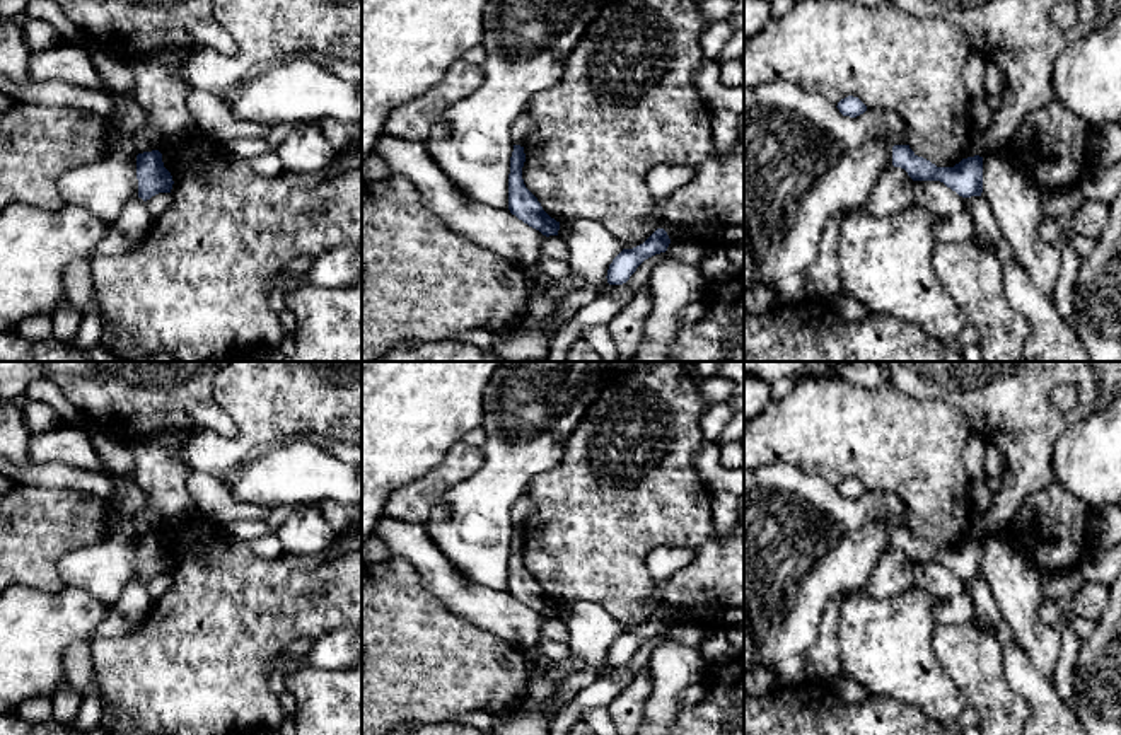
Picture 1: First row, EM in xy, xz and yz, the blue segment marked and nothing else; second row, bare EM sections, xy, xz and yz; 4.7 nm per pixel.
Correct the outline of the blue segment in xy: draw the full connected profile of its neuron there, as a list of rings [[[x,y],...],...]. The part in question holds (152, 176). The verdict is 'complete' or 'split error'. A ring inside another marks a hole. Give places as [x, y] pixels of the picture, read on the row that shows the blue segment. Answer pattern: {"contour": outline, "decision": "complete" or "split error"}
{"contour": [[[159,150],[136,155],[136,179],[138,198],[143,201],[159,193],[171,193],[174,184],[171,172],[164,167],[162,153]]], "decision": "complete"}

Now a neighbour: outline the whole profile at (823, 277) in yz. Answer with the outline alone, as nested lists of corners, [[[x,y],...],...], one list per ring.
[[[850,211],[838,213],[824,229],[817,258],[807,269],[807,293],[810,298],[821,298],[833,304],[834,298],[841,295],[838,239],[841,222],[848,213]]]

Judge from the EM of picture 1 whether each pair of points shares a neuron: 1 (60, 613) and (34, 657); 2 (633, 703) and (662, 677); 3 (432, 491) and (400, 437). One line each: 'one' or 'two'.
1: one
2: two
3: two

